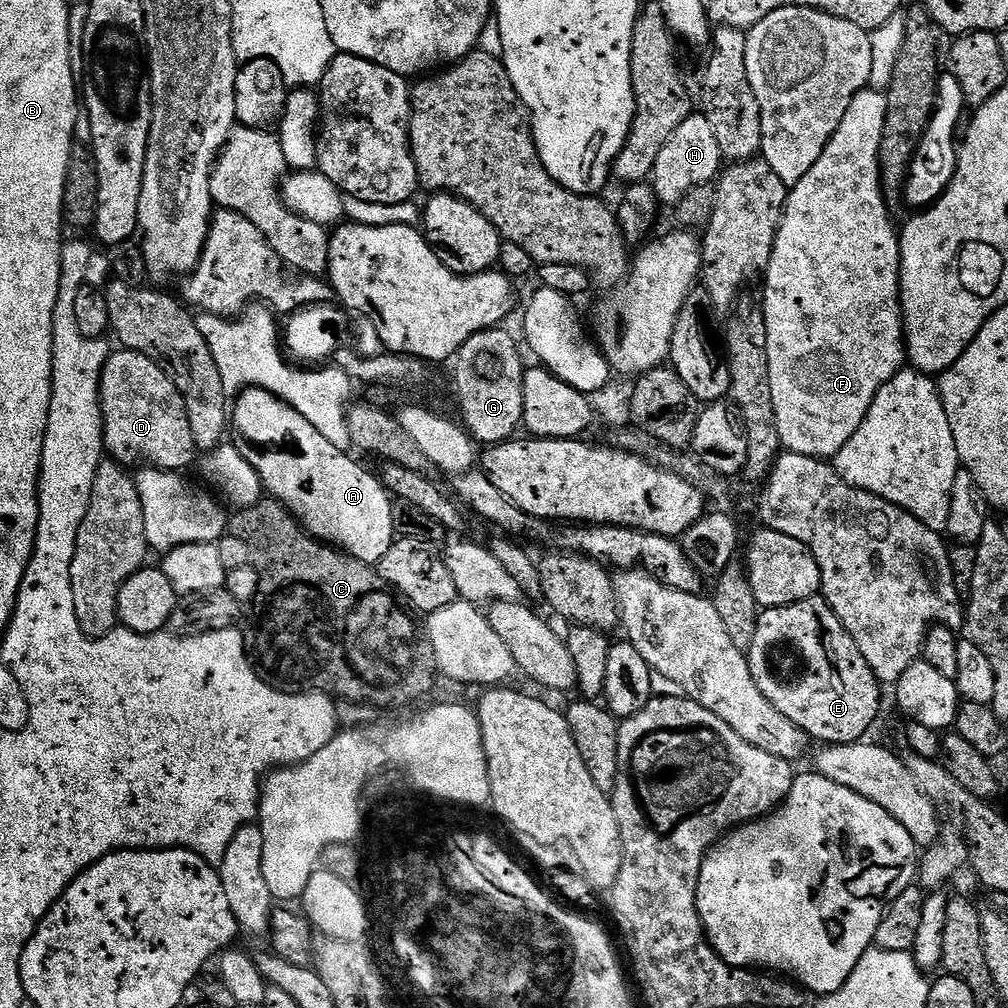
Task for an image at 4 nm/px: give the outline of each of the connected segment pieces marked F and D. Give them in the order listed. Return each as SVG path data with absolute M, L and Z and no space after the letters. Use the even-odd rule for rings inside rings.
M867 87L852 99L850 110L846 110L846 118L842 118L826 150L822 150L822 158L818 158L818 162L810 166L810 174L806 174L802 182L791 185L768 270L762 277L762 283L764 283L762 307L768 343L770 398L774 398L774 418L778 422L781 445L787 451L797 452L803 456L834 458L838 450L842 450L842 446L846 446L846 442L854 438L854 430L862 426L862 418L866 418L870 410L870 402L874 402L874 394L878 394L878 390L882 390L882 386L890 382L890 378L894 378L894 374L898 374L906 364L904 311L900 308L900 237L897 225L893 223L892 216L888 212L887 202L884 201L884 192L880 187L879 142L882 141L886 116L885 93L876 92Z
M119 350L120 352L113 351L109 355L104 373L100 379L100 405L102 406L102 414L104 415L104 446L107 455L115 460L117 464L125 466L133 466L132 464L139 465L143 462L145 465L153 468L166 468L169 472L180 472L181 470L188 470L192 464L192 459L198 456L198 449L194 442L194 434L190 434L190 418L186 414L186 406L182 402L182 394L178 394L178 386L174 386L172 379L168 377L164 371L159 368L156 363L150 358L146 358L137 352L129 352L127 350Z

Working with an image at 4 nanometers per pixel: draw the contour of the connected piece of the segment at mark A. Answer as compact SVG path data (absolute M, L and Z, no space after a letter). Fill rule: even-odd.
M246 388L235 397L230 408L230 424L234 429L236 449L254 466L263 491L275 498L300 521L309 536L349 552L354 558L373 566L379 565L380 559L390 550L396 536L394 518L392 517L393 497L387 488L372 476L356 460L348 457L349 453L336 449L298 410L294 410L285 400L280 400L264 388Z

